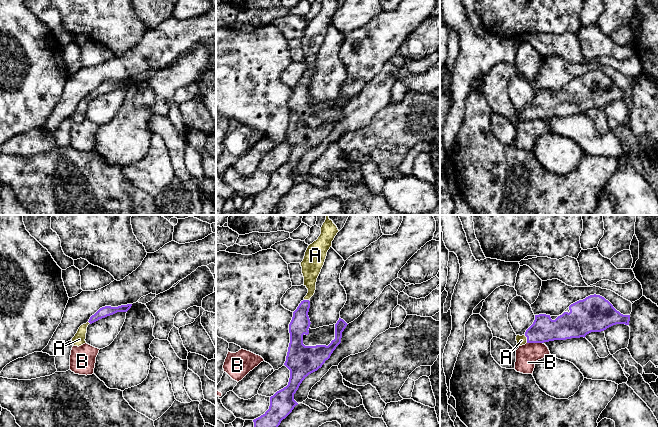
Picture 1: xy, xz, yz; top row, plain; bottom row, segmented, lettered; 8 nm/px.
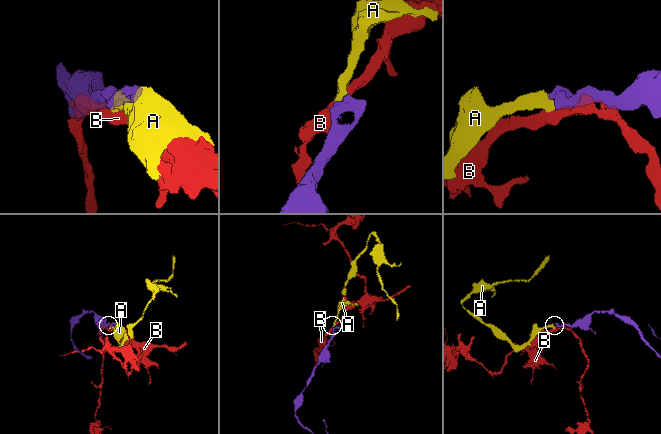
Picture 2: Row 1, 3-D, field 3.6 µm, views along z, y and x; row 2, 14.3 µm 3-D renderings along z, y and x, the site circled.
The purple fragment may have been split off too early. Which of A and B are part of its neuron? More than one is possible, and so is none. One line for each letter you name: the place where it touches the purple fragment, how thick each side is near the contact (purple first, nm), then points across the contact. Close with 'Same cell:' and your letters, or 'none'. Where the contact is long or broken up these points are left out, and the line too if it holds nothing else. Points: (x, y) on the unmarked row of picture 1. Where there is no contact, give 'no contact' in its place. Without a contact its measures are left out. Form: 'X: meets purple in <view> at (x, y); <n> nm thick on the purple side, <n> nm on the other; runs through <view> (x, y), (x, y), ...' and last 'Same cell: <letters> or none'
A: meets purple in yz at (527, 115); 200 nm thick on the purple side, 80 nm on the other; runs through yz (544, 105), (527, 115), (521, 116)
Same cell: A

